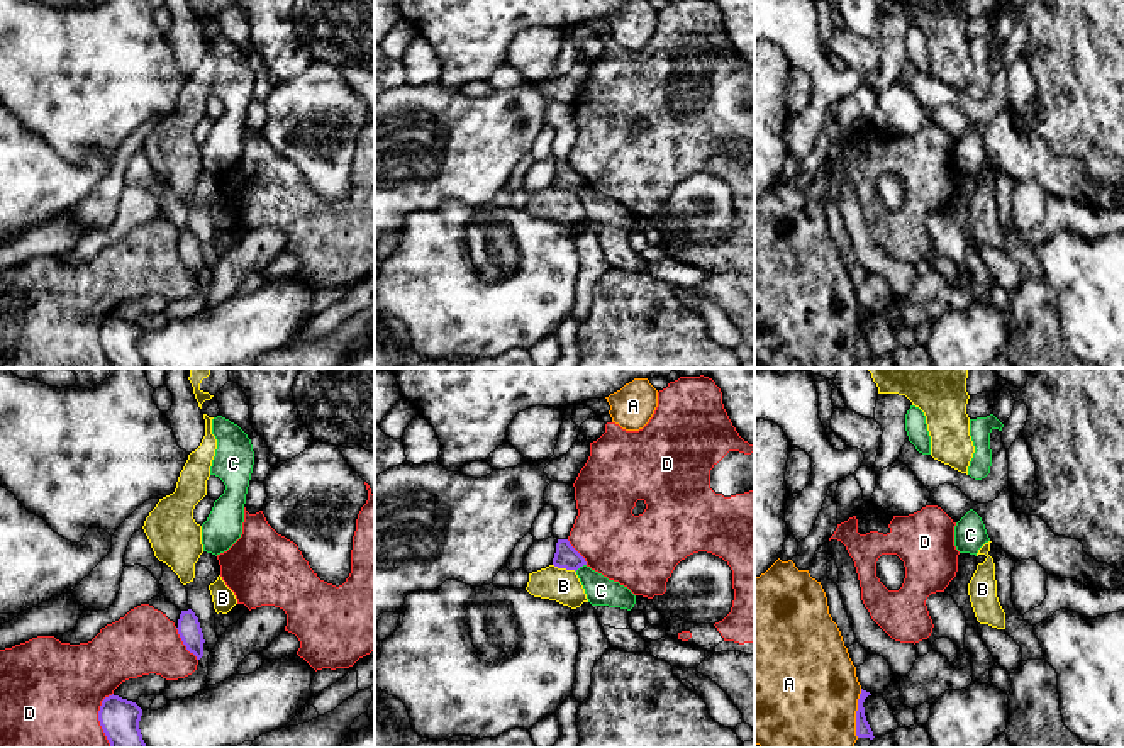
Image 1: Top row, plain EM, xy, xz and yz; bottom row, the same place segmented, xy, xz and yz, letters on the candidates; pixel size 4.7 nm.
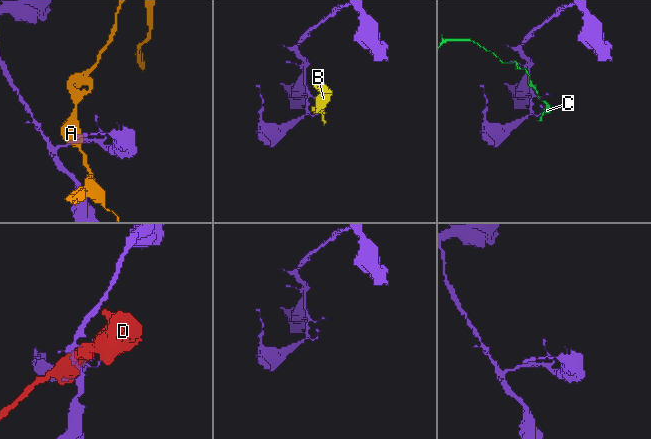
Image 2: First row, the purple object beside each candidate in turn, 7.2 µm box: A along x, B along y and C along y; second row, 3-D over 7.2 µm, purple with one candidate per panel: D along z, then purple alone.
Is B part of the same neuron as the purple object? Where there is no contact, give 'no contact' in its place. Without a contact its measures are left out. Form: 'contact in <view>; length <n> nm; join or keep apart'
contact in xz; length 120 nm; keep apart

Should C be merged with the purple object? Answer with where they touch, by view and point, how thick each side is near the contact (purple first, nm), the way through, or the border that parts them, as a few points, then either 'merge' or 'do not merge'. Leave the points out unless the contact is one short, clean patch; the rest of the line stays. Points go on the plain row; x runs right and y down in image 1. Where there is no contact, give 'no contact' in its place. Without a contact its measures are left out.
meets purple in xz at (580, 185); 110 nm thick on the purple side, 140 nm on the other; border along xz (585, 184), (575, 190); do not merge

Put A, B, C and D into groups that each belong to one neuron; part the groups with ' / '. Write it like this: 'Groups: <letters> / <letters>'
Groups: A / B / C / D

